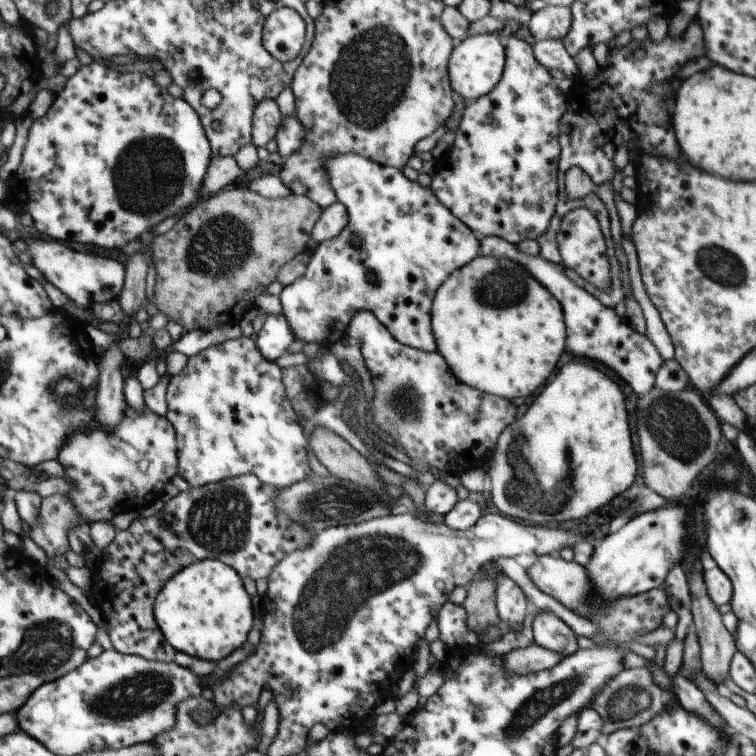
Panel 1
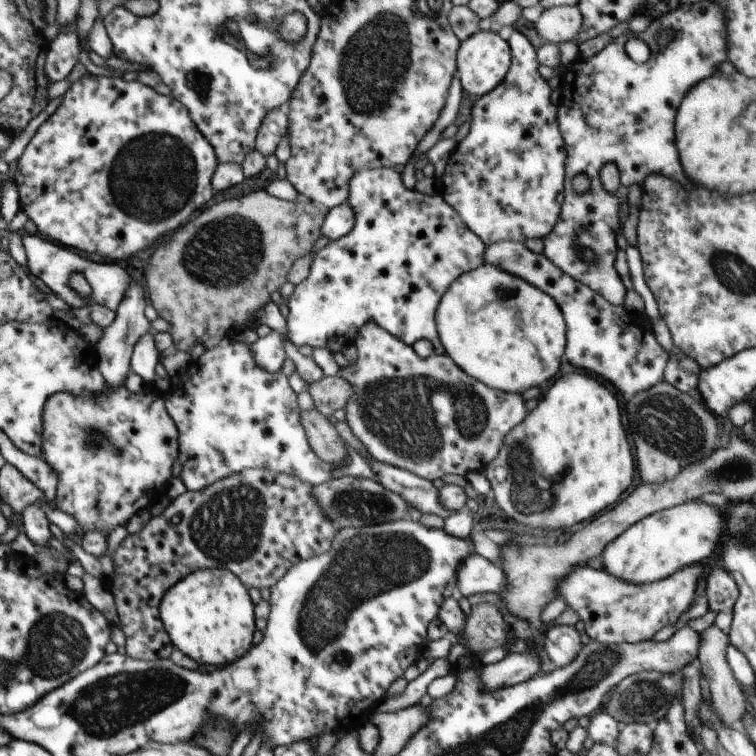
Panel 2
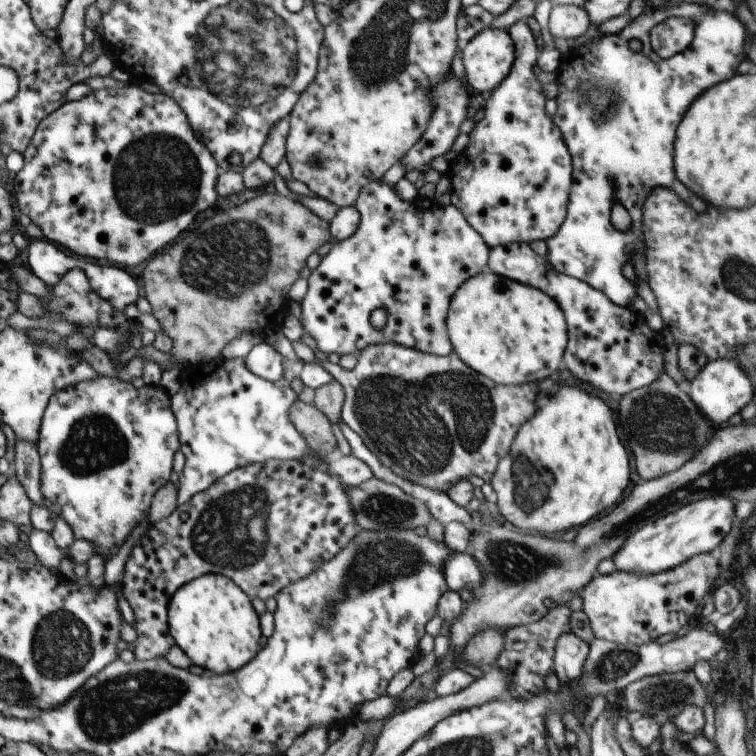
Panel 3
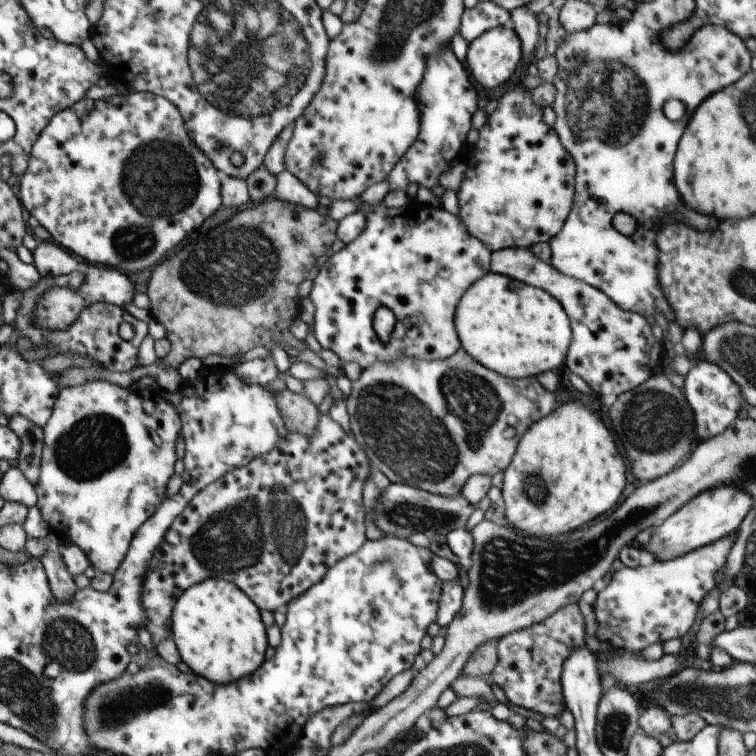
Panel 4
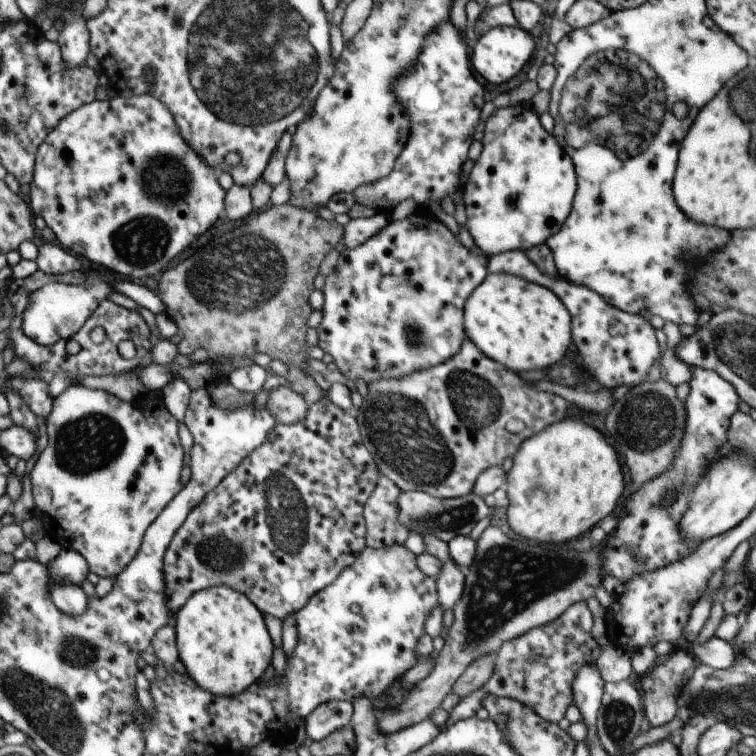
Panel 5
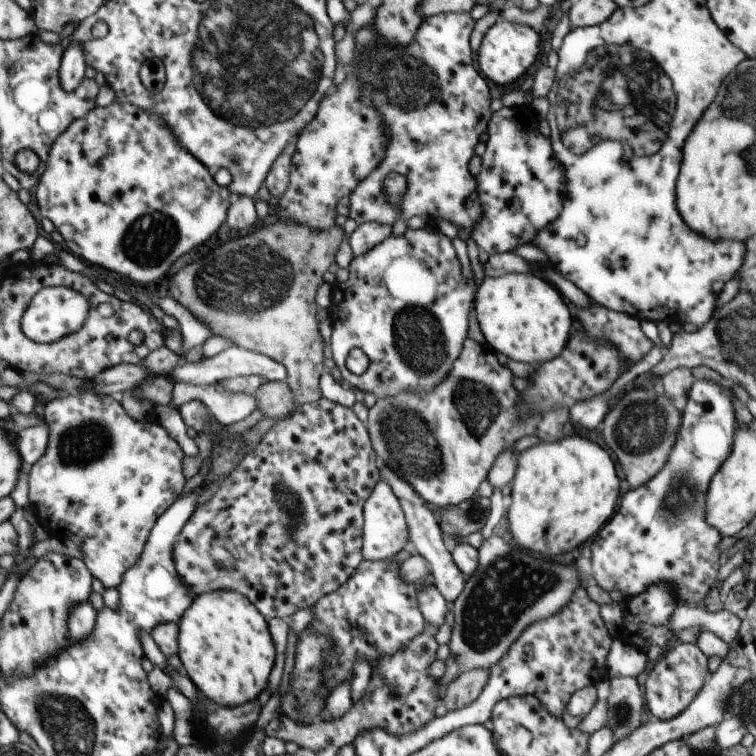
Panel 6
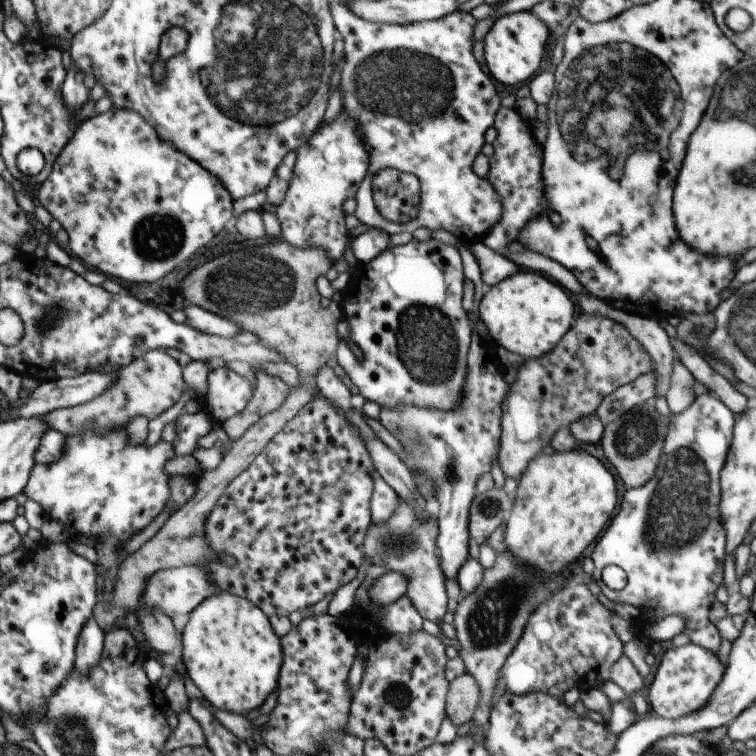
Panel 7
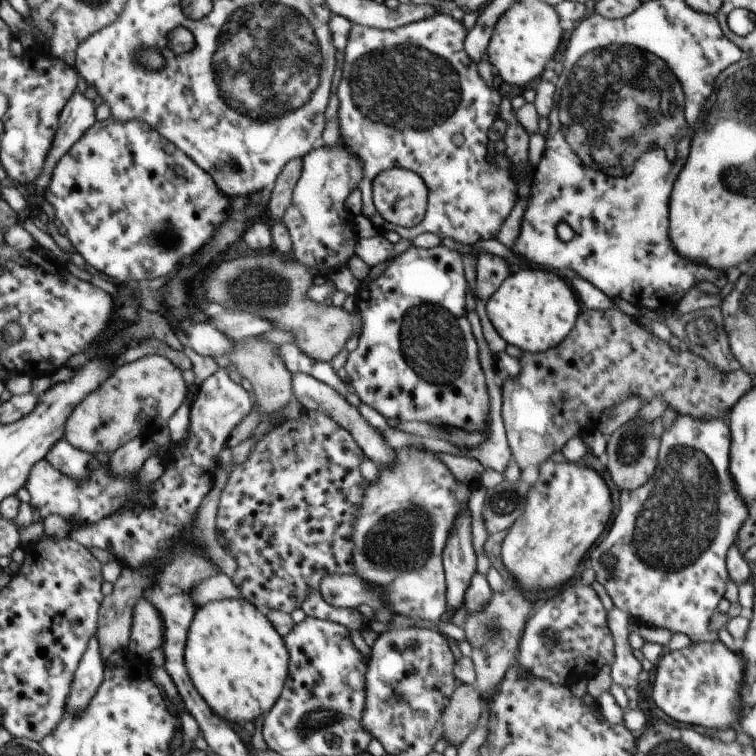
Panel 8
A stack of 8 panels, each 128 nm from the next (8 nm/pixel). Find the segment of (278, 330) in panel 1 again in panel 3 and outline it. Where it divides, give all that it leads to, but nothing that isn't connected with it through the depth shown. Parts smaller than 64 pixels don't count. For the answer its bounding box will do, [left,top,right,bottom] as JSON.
[244,342,286,382]

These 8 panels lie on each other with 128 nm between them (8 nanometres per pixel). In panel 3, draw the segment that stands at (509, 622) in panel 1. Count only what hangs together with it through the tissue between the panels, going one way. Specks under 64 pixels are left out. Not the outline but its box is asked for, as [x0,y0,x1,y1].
[444,553,484,590]

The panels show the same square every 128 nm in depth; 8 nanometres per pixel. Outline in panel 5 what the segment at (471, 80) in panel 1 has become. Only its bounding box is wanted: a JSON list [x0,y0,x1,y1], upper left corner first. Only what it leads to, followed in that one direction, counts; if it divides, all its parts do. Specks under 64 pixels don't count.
[470,26,534,86]

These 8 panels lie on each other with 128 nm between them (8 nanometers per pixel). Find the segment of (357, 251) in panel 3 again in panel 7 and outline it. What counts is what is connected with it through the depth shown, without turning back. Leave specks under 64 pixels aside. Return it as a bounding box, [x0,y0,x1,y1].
[336,239,472,413]

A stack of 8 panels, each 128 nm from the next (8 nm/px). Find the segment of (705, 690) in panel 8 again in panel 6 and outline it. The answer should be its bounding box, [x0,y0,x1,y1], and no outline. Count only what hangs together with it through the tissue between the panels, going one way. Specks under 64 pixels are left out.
[644,641,710,720]

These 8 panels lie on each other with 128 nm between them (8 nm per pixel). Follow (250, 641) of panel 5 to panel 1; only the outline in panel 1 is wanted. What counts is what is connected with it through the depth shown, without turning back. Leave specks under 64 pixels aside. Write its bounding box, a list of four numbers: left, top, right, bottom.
[154,560,255,662]

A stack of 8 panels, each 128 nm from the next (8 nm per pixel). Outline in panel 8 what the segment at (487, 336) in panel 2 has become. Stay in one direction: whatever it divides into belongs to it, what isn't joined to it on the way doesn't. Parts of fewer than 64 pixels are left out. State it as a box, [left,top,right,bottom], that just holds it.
[486,266,583,352]

